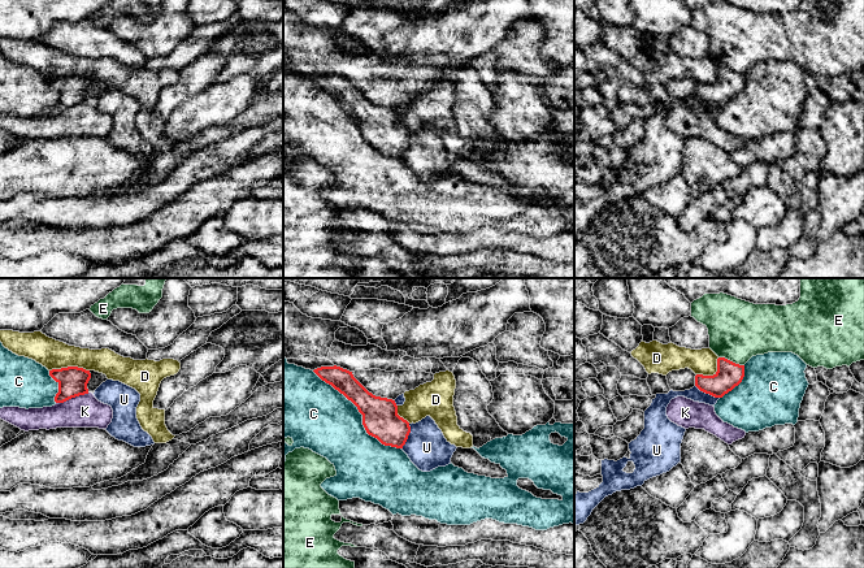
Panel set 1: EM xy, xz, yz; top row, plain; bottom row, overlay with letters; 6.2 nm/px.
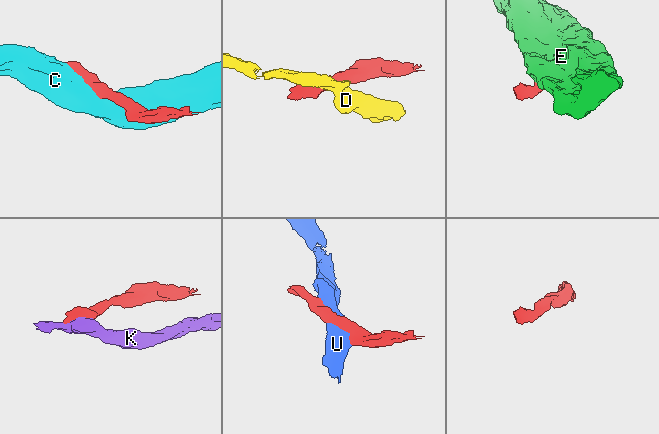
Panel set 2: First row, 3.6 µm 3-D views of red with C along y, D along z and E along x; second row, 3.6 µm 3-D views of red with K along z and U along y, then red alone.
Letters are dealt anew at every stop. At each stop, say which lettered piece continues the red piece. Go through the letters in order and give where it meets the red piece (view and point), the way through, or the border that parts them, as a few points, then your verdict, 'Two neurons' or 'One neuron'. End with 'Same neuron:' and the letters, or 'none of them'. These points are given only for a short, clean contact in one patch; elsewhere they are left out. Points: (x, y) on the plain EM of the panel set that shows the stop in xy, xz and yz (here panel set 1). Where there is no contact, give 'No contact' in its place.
C: Touches red at xz (361, 122). Two neurons
D: Touches red at xy (69, 76). Two neurons
E: Touches red at yz (732, 70). Two neurons
K: Touches red at xy (72, 105). Two neurons
U: Touches red at xz (407, 146). Two neurons
Same neuron: none of them

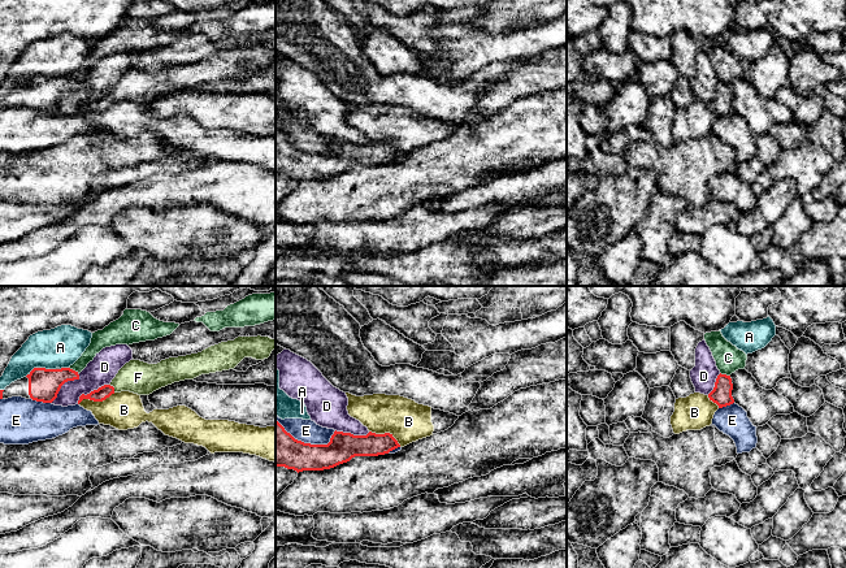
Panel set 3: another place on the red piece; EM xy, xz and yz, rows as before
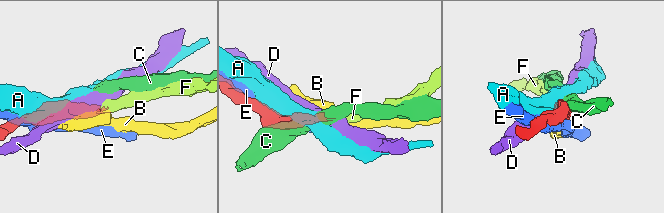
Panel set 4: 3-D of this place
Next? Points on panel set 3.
A: Touches red at xy (39, 77). Two neurons
B: Touches red at xy (96, 109). Boundary: xy (115, 102), (102, 109), (82, 108), (78, 112). Two neurons
C: Touches red at yz (725, 83). Two neurons
D: Touches red at xy (64, 91). Two neurons
E: Touches red at xz (308, 152). Two neurons
F: Touches red at xy (113, 96). Path across: xy (107, 99), (113, 96), (130, 86), (138, 86). One neuron
Same neuron: F

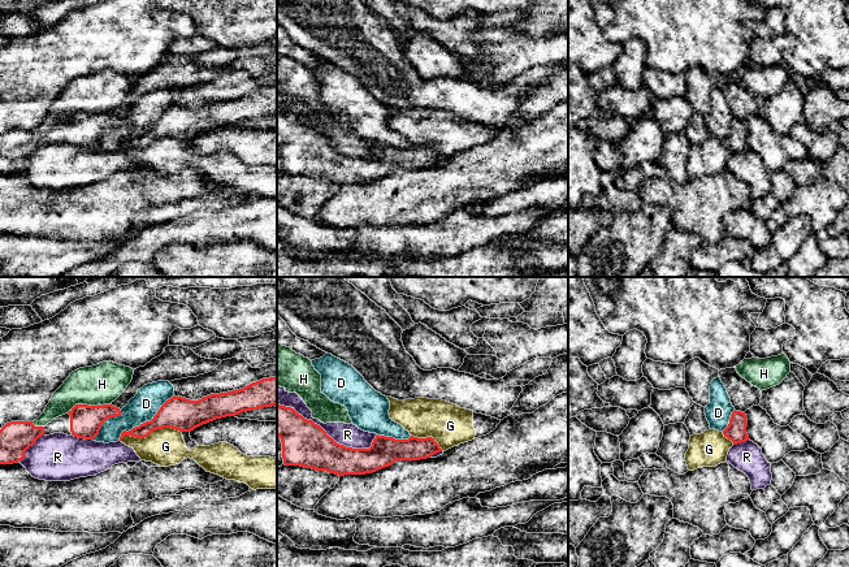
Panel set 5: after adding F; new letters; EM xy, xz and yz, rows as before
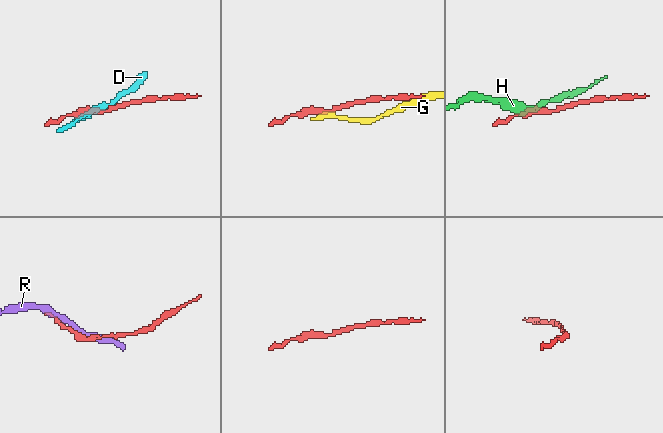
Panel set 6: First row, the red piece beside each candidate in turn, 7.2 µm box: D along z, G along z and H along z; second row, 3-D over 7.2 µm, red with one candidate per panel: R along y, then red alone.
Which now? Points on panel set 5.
D: Touches red at xy (146, 130). Two neurons
G: Touches red at xy (150, 142). Boundary: xy (181, 139), (161, 137), (143, 146), (124, 145), (120, 148). Two neurons
H: Touches red at xy (81, 113). Two neurons
R: Touches red at xz (328, 145). Two neurons
Same neuron: none of them

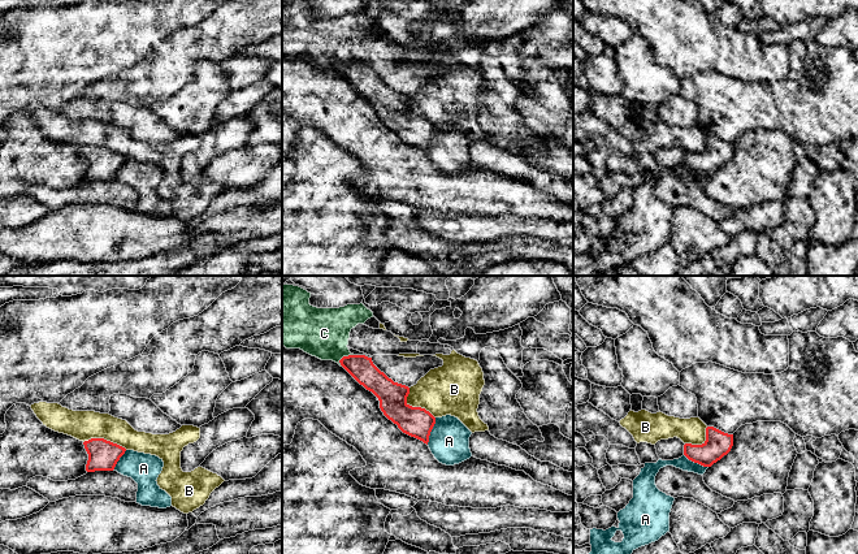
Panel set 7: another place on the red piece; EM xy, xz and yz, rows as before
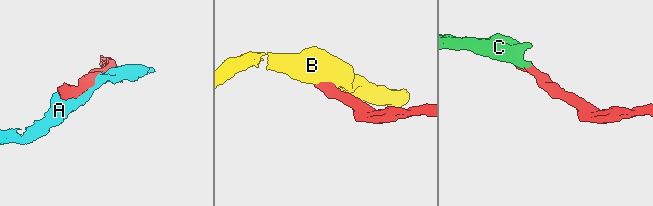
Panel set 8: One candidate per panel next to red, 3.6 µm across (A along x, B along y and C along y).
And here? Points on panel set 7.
A: Touches red at xz (430, 139). Two neurons
B: Touches red at xz (414, 116). Two neurons
C: Touches red at xz (343, 65). Boundary: xz (352, 63), (345, 64), (339, 73). Two neurons
Same neuron: none of them

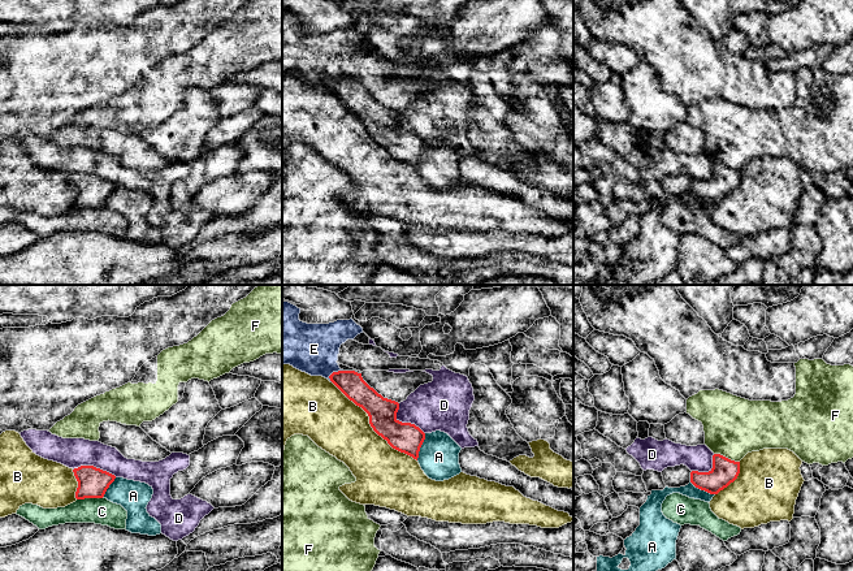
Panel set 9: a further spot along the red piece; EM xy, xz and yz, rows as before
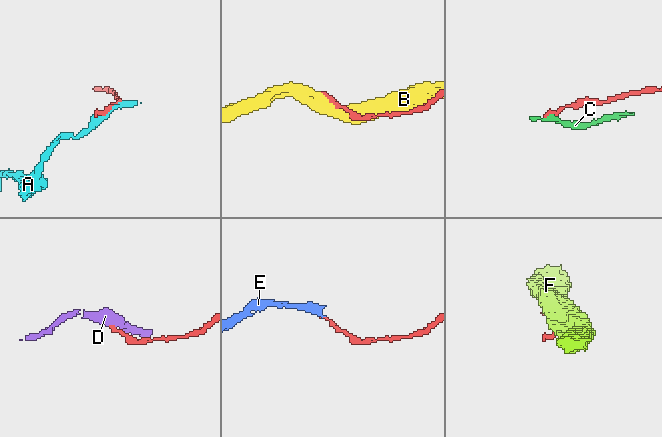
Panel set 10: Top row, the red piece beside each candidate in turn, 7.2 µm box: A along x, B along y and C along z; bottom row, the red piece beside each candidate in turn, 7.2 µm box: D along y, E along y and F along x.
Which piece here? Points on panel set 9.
A: Touches red at xz (420, 155). Two neurons
B: Touches red at xz (371, 134). Two neurons
C: Touches red at xy (90, 206). Two neurons
D: Touches red at xz (403, 132). Two neurons
E: Touches red at xz (333, 81). Boundary: xz (342, 78), (334, 79), (329, 89). Two neurons
F: Touches red at yz (727, 167). Two neurons
Same neuron: none of them

